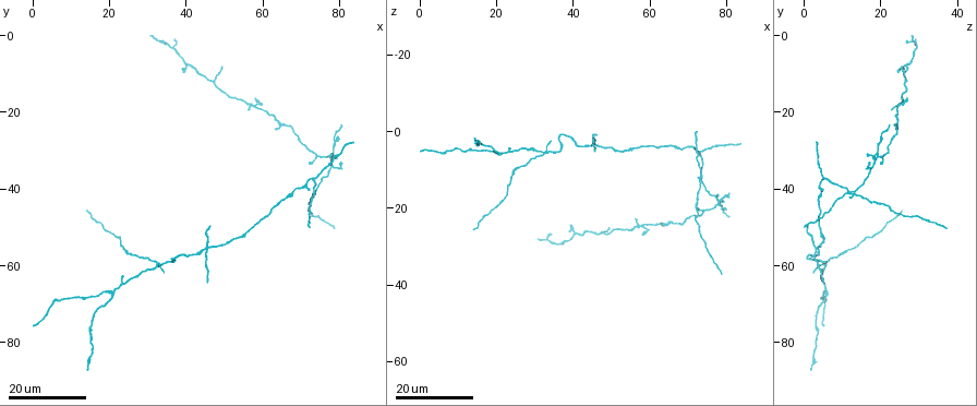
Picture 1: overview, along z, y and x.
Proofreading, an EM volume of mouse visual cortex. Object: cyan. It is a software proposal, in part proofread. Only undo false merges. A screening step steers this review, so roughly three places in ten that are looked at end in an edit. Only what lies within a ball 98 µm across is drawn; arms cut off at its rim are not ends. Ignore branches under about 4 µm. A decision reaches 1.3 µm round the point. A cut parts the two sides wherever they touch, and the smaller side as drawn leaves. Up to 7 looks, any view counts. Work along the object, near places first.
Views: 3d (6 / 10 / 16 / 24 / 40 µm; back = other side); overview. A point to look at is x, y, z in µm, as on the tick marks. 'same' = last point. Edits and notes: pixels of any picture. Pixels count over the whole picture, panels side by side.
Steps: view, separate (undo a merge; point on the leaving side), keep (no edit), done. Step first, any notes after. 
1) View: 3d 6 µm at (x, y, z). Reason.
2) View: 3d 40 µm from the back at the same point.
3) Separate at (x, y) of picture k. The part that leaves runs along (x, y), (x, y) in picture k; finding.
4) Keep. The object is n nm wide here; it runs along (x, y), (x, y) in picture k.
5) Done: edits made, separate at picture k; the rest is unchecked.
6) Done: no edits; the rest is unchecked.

View: 3d 24 µm at (45.0, 56.0, 3.5). Four arms meet.

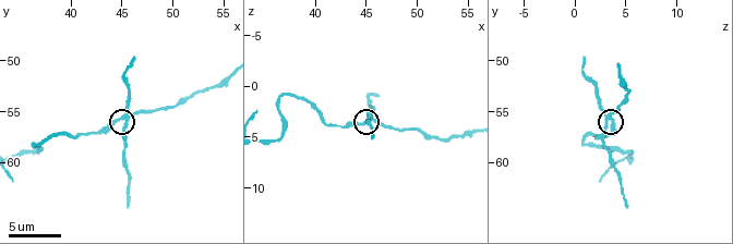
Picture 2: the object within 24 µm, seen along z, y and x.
View: 3d 6 µm at (45.2, 56.2, 3.2).

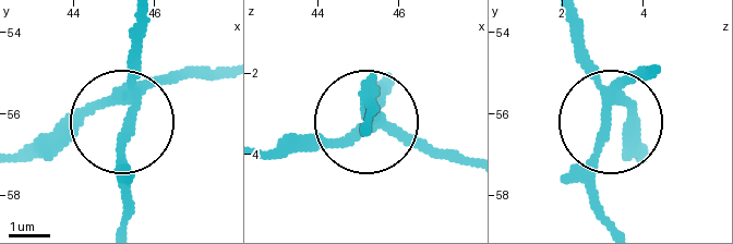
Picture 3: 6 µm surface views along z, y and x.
Separate at (140, 40) of picture 3. The side arm is 10 µm long; 4 arms meet here; two cells meet here.

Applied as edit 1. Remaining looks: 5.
View: 3d 10 µm at (36.2, 58.2, 2.4). Sudden change in width.

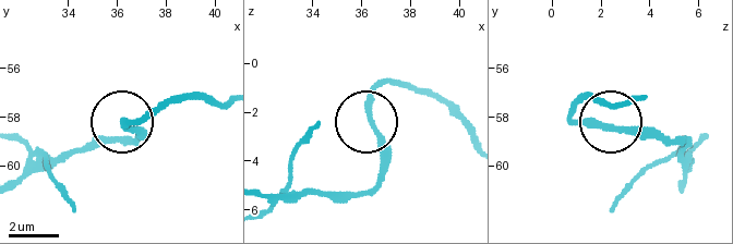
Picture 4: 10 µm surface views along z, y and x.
Keep. The object is 240 nm wide here; it runs along (467, 129), (429, 95), (380, 87), (371, 116), (380, 188) in picture 4; one cell here.

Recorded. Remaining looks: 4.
View: 3d 24 µm at (20.5, 67.0, 5.5). Branch point.

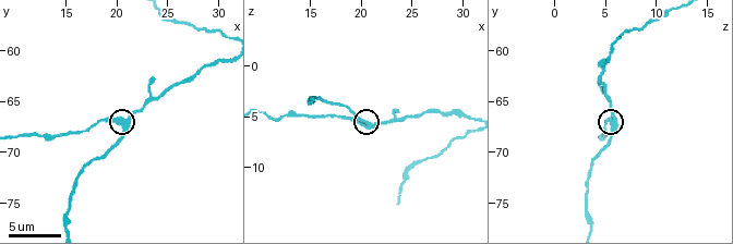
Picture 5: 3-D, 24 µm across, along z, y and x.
View: 3d 10 µm at (20.6, 67.4, 5.8).

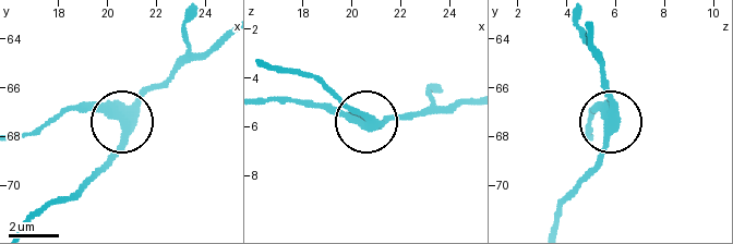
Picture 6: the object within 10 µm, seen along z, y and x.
Keep. The object is 390 nm wide here; it runs along (221, 35), (184, 58), (128, 113), (120, 145), (99, 168) in picture 6; continuous, no second cell.

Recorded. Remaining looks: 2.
View: 3d 16 µm at (26.0, 63.2, 4.6). Sudden change in width.

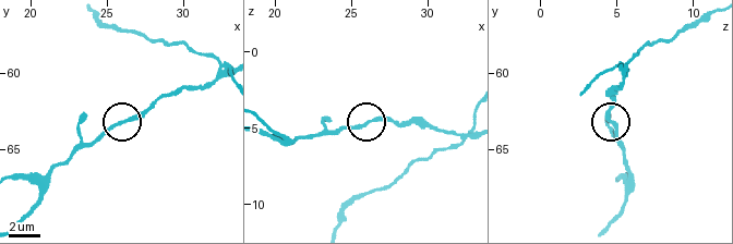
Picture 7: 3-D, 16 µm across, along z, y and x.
Keep. It runs along (223, 69), (207, 82), (160, 96), (95, 144) in picture 7; continuous, no second cell.

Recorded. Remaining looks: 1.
Done: edits made, separate at picture 3; the rest is unchecked.

